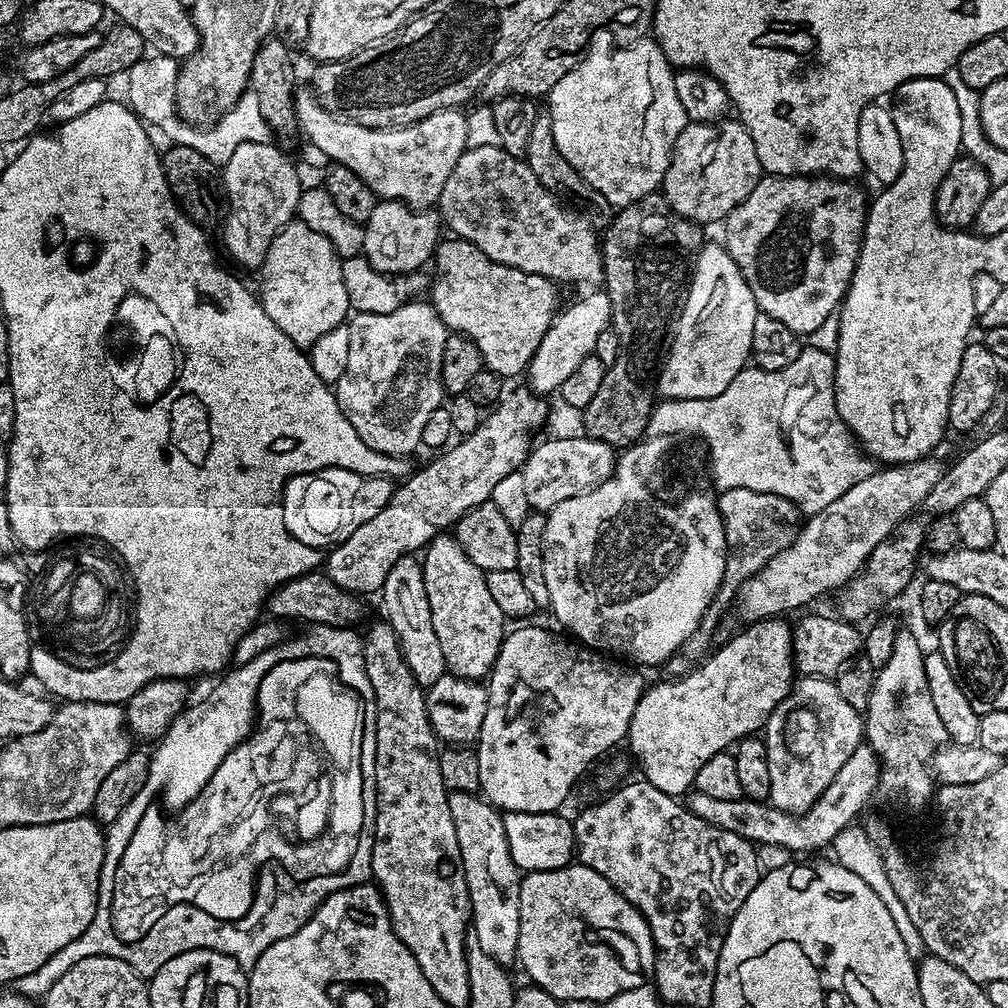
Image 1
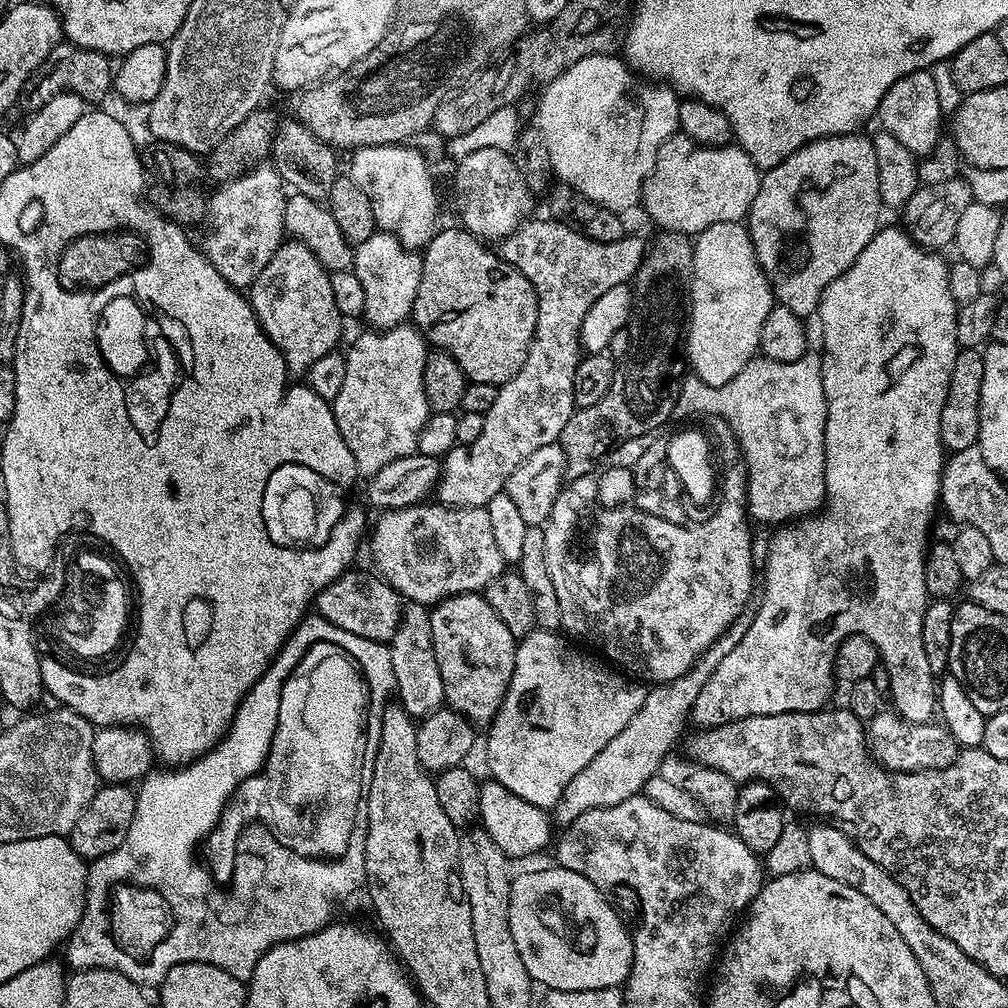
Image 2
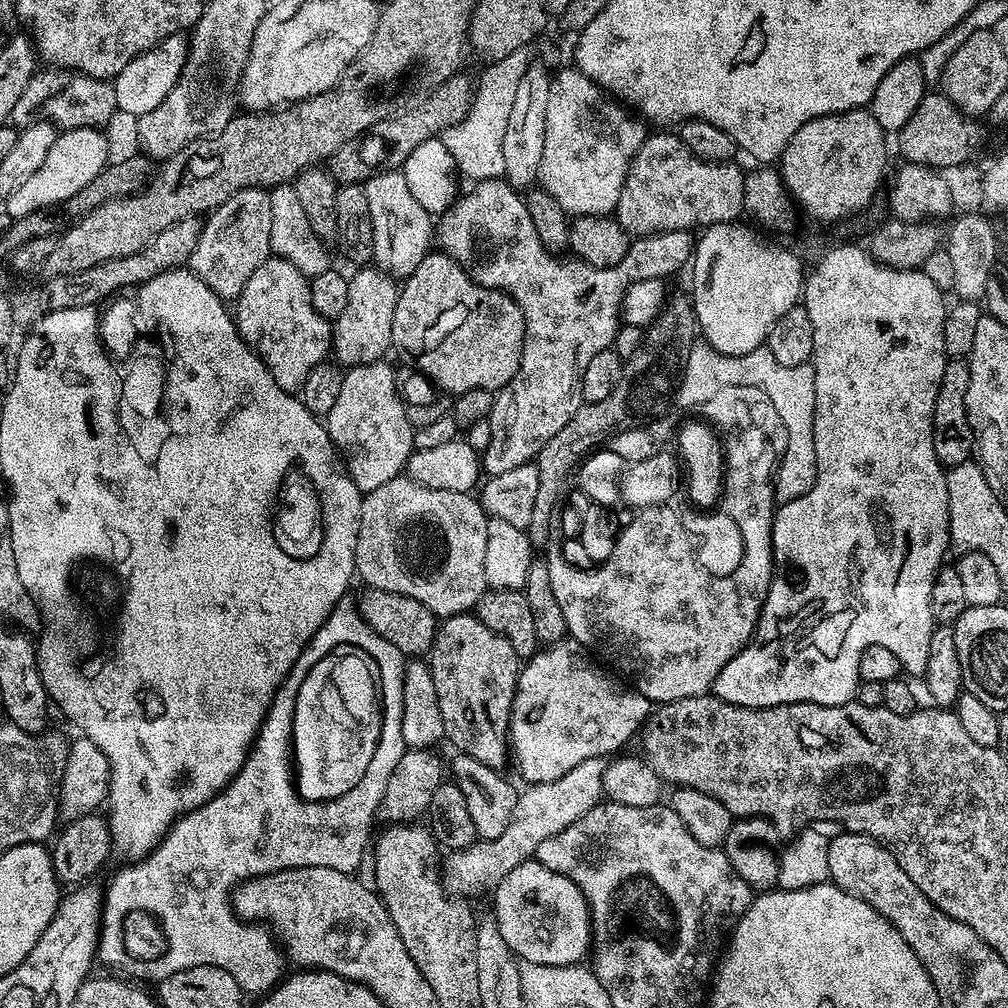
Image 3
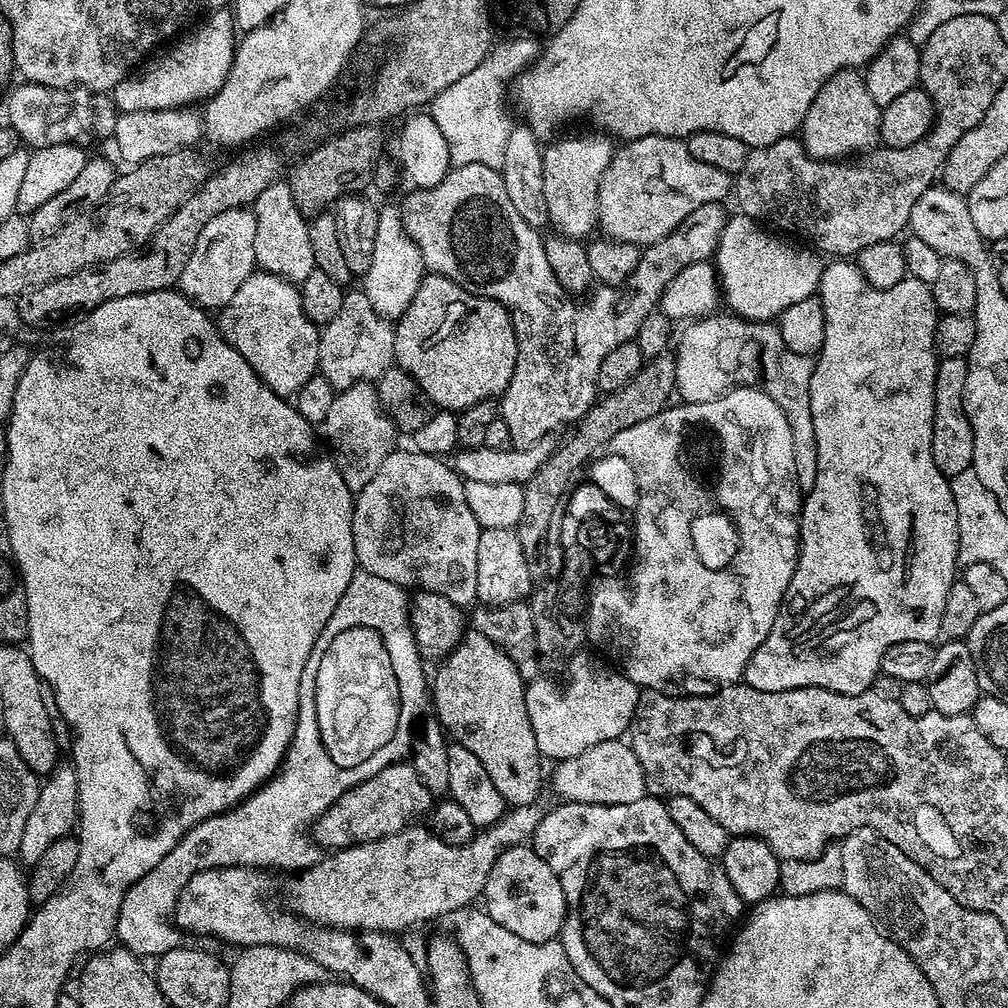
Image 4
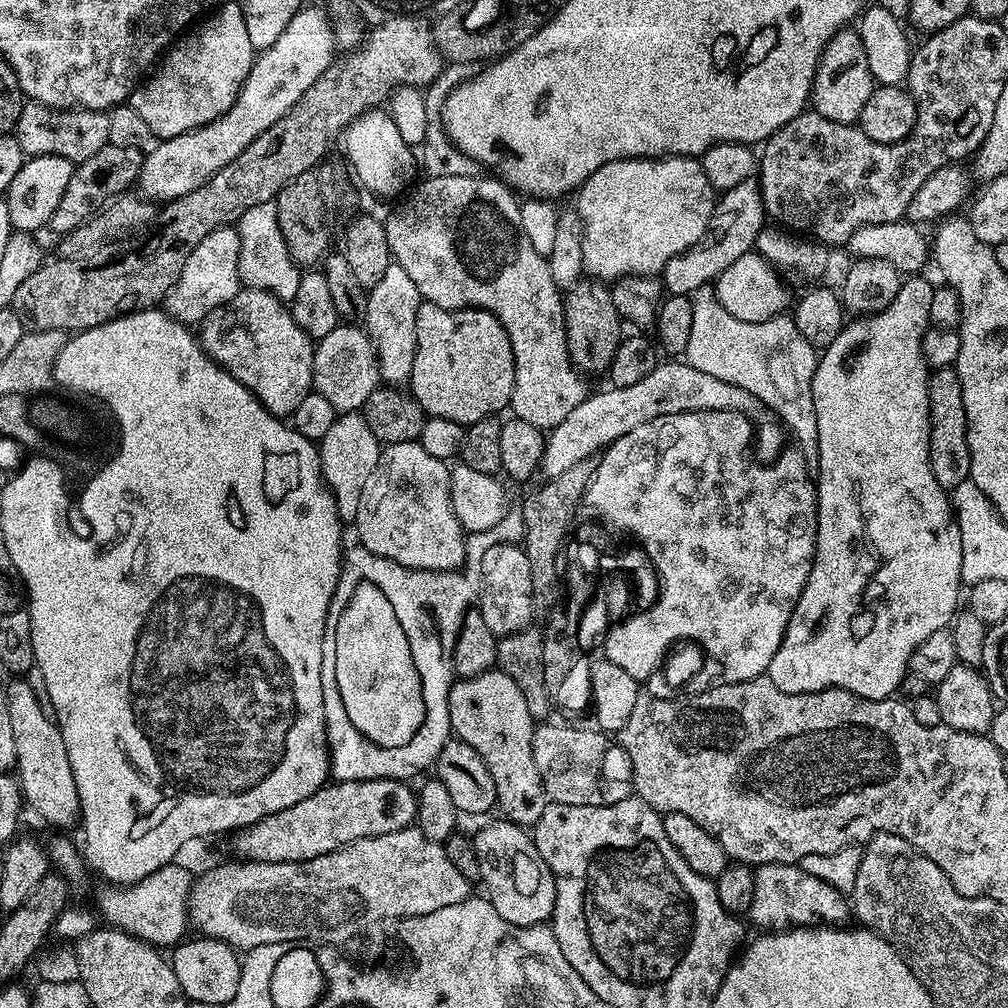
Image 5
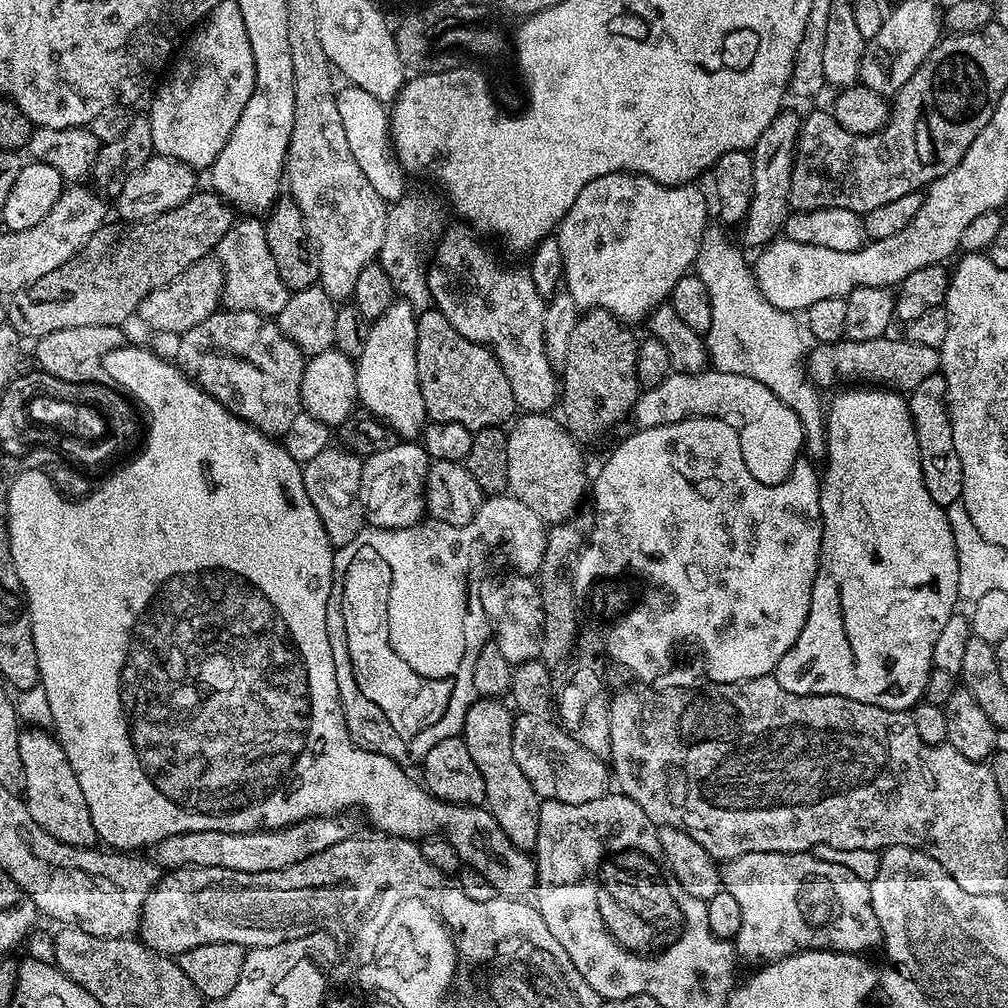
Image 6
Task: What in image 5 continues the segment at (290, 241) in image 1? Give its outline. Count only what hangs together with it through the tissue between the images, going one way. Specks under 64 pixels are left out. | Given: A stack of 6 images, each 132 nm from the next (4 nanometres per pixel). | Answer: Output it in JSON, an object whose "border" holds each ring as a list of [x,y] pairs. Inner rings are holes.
{"border":[[[241,287],[238,295],[199,325],[198,343],[215,364],[249,388],[270,414],[291,418],[302,398],[313,391],[314,341],[294,322],[289,305],[266,290]]]}

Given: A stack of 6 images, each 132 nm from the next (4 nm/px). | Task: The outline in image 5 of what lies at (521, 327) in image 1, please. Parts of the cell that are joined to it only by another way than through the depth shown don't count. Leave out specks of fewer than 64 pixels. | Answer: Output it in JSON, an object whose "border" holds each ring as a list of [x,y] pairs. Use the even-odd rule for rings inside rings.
{"border":[[[421,303],[410,391],[428,416],[450,418],[450,422],[467,426],[507,409],[513,390],[514,350],[494,314],[481,308],[454,309]]]}

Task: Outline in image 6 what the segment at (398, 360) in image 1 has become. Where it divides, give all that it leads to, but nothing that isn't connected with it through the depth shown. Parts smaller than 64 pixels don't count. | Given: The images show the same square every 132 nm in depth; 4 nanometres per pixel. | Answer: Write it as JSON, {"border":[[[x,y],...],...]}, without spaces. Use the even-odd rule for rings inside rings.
{"border":[[[330,446],[302,465],[306,494],[310,494],[310,502],[314,502],[318,518],[322,518],[326,538],[330,538],[333,549],[354,542],[354,538],[358,538],[358,534],[366,527],[364,508],[360,505],[363,465],[364,460],[361,457],[355,456],[343,446]]]}

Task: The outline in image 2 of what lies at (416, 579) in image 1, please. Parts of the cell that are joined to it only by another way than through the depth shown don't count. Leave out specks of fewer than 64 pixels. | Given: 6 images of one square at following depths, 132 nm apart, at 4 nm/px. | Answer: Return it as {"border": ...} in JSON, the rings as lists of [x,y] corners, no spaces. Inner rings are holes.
{"border":[[[411,602],[403,605],[400,625],[390,642],[388,653],[394,666],[394,692],[400,695],[398,703],[409,716],[423,718],[445,703],[442,670],[438,670],[438,658],[434,654],[432,613],[425,605]]]}

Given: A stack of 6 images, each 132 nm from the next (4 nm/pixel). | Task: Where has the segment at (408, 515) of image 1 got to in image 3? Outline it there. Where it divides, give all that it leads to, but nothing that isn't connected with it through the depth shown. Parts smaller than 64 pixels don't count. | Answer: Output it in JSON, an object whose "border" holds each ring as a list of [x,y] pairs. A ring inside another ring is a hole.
{"border":[[[501,178],[499,180],[479,181],[475,186],[472,186],[472,189],[461,200],[460,198],[461,196],[453,199],[449,208],[442,213],[438,223],[435,225],[434,236],[438,241],[439,251],[445,252],[450,258],[457,260],[468,271],[468,275],[473,280],[477,280],[482,286],[497,288],[500,292],[507,292],[509,296],[514,298],[514,302],[524,315],[524,349],[522,350],[522,362],[518,366],[518,374],[514,374],[514,378],[510,378],[508,385],[495,393],[492,412],[487,418],[490,422],[490,446],[486,446],[486,450],[482,453],[482,468],[488,476],[497,476],[498,474],[506,474],[506,470],[514,470],[514,466],[533,463],[536,457],[539,456],[542,446],[546,446],[546,442],[550,442],[550,438],[554,438],[554,434],[558,434],[558,430],[562,430],[562,426],[566,426],[566,422],[570,422],[570,418],[574,418],[574,414],[584,403],[582,398],[582,374],[586,374],[586,365],[590,362],[590,358],[594,358],[594,354],[598,354],[603,348],[609,347],[615,341],[616,331],[620,329],[624,292],[634,282],[639,280],[664,280],[668,278],[671,272],[678,271],[683,264],[685,267],[694,255],[694,236],[686,228],[670,230],[669,232],[649,232],[646,236],[633,239],[630,250],[626,254],[626,258],[622,258],[622,262],[618,262],[614,266],[599,268],[598,266],[590,266],[586,262],[575,258],[560,260],[564,258],[549,252],[547,246],[542,242],[542,238],[538,238],[538,230],[534,230],[534,222],[530,222],[530,214],[524,205],[524,196],[517,189],[511,188],[507,180]]]}

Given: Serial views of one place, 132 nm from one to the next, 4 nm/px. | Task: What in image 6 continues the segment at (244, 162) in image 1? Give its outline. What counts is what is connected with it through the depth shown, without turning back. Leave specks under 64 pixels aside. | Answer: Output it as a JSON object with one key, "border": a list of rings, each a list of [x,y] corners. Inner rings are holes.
{"border":[[[215,255],[203,256],[194,266],[182,270],[166,286],[153,288],[152,293],[140,304],[138,320],[156,332],[187,334],[191,328],[206,322],[218,311],[224,294],[224,271]]]}

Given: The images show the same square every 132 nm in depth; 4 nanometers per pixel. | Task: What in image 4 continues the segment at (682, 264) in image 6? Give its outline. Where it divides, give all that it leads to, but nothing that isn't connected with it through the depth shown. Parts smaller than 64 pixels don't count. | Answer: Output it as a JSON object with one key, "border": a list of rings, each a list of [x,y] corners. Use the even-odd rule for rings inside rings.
{"border":[[[643,136],[621,143],[613,151],[600,179],[598,228],[605,237],[647,246],[681,227],[698,206],[720,202],[734,188],[733,177],[690,154],[687,143],[675,136]]]}

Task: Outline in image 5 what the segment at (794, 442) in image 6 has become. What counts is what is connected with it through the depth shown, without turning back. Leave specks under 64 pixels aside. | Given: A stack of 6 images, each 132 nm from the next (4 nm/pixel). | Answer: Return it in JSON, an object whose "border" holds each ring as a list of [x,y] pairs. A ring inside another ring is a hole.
{"border":[[[660,362],[654,370],[650,370],[650,374],[646,374],[646,378],[642,378],[642,382],[634,386],[605,388],[605,392],[585,395],[584,401],[574,406],[574,410],[570,410],[570,414],[566,414],[566,418],[562,418],[562,422],[558,422],[558,426],[547,433],[544,454],[540,458],[540,468],[545,472],[545,477],[562,474],[562,470],[570,470],[570,466],[575,466],[586,457],[603,453],[615,440],[622,438],[622,434],[630,434],[630,430],[638,430],[638,426],[646,426],[646,422],[654,422],[654,418],[662,418],[666,414],[710,410],[741,412],[756,423],[754,452],[761,461],[775,460],[786,446],[785,429],[770,418],[754,394],[738,386],[730,386],[730,382],[722,382],[710,374],[702,374],[702,370],[694,370],[694,366],[687,362]]]}

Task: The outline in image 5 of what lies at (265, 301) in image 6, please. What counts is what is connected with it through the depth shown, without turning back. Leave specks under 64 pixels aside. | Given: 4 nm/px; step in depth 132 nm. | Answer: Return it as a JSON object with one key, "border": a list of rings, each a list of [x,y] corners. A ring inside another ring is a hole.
{"border":[[[262,202],[262,206],[253,206],[242,214],[235,225],[240,239],[238,250],[238,274],[245,288],[266,290],[279,300],[290,302],[298,291],[301,269],[290,258],[286,250],[286,238],[282,238],[282,229],[278,226],[278,210],[273,202]]]}

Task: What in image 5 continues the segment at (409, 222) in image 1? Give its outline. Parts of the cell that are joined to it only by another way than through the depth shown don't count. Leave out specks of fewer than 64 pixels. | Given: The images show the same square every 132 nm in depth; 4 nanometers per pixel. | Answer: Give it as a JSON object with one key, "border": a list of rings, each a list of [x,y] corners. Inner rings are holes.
{"border":[[[352,322],[337,323],[330,334],[326,334],[320,340],[315,341],[314,362],[312,363],[312,386],[315,392],[322,394],[322,398],[330,401],[337,413],[355,412],[363,409],[366,398],[370,398],[372,391],[381,383],[380,367],[376,365],[376,351],[372,348],[372,339],[363,327]]]}

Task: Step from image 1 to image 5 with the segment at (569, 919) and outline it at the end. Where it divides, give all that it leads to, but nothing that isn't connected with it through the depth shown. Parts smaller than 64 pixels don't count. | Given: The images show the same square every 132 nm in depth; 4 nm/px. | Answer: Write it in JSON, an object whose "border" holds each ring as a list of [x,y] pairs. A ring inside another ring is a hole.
{"border":[[[497,818],[493,824],[480,828],[472,836],[478,854],[480,880],[494,910],[514,926],[543,925],[551,921],[556,901],[556,883],[531,835],[521,825]]]}

